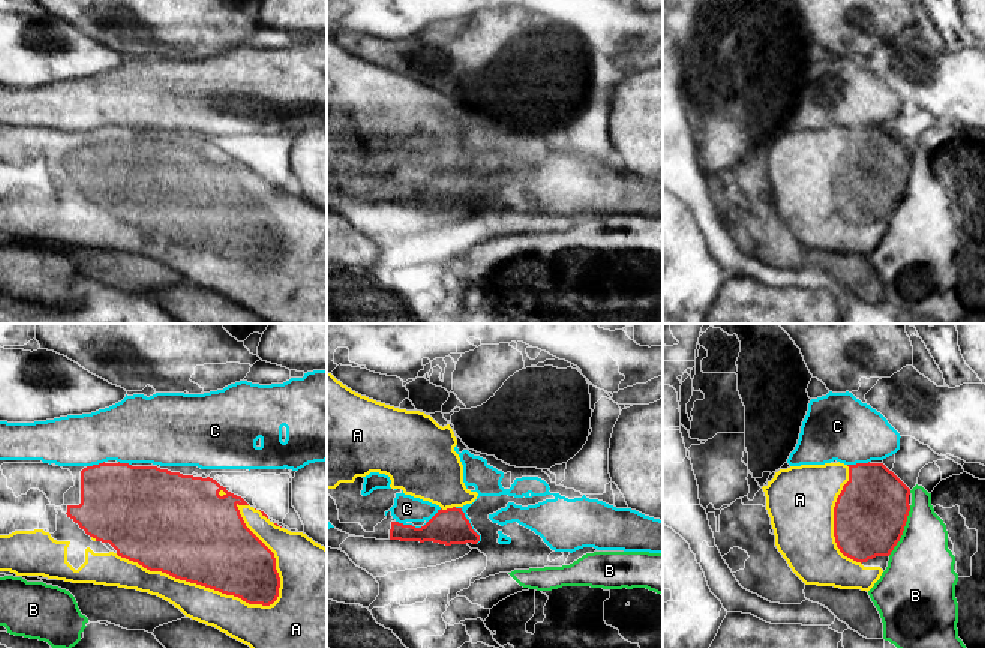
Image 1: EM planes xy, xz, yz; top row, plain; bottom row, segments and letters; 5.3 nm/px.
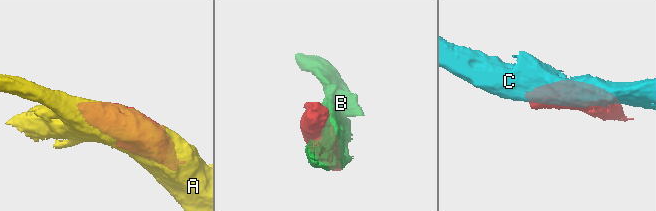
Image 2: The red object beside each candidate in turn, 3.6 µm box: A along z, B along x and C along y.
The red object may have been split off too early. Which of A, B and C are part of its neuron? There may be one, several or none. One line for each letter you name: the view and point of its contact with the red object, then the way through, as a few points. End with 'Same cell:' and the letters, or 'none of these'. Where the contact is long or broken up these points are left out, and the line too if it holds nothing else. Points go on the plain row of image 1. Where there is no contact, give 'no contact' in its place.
A: meets red in xy at (198, 248)
Same cell: A

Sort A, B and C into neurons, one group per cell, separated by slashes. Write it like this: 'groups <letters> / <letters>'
groups A / B / C

